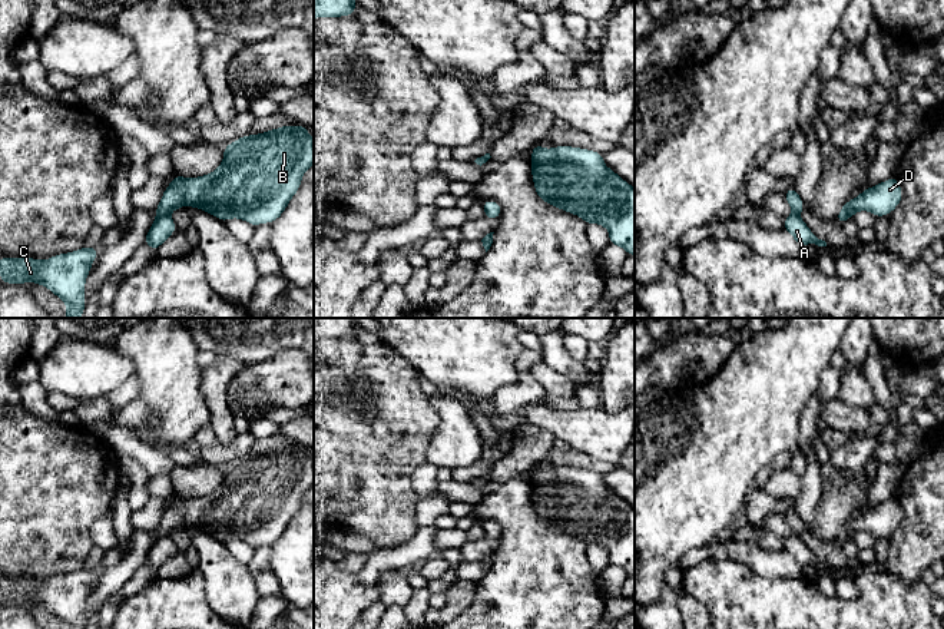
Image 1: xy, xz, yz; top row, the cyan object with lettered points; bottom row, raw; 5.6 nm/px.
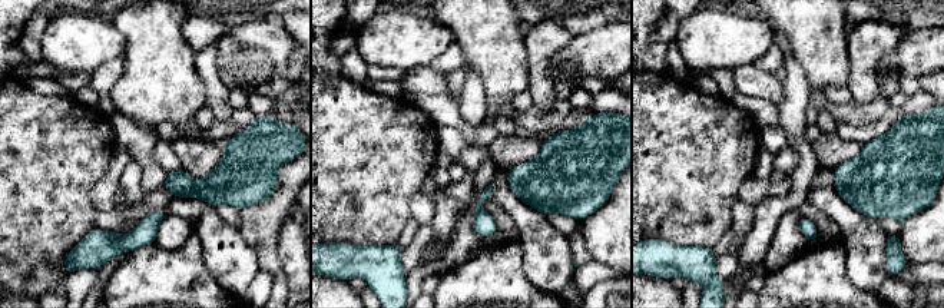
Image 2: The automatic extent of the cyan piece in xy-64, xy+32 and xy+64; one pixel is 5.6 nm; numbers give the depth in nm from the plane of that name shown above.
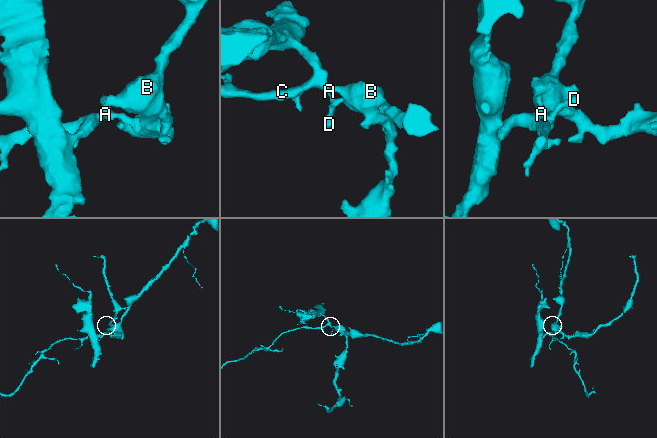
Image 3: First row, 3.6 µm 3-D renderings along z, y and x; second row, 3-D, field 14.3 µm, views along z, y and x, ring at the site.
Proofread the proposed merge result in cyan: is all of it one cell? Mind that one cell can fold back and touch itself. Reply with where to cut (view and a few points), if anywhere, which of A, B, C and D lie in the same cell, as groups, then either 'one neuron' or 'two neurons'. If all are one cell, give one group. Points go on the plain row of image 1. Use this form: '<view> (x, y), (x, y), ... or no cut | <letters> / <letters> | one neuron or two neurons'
xy (168, 533), (156, 538) | A C D / B | two neurons

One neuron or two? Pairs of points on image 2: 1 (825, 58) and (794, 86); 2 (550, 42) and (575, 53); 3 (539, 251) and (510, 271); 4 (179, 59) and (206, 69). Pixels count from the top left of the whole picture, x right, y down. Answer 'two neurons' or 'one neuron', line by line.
1: two neurons
2: two neurons
3: two neurons
4: two neurons

